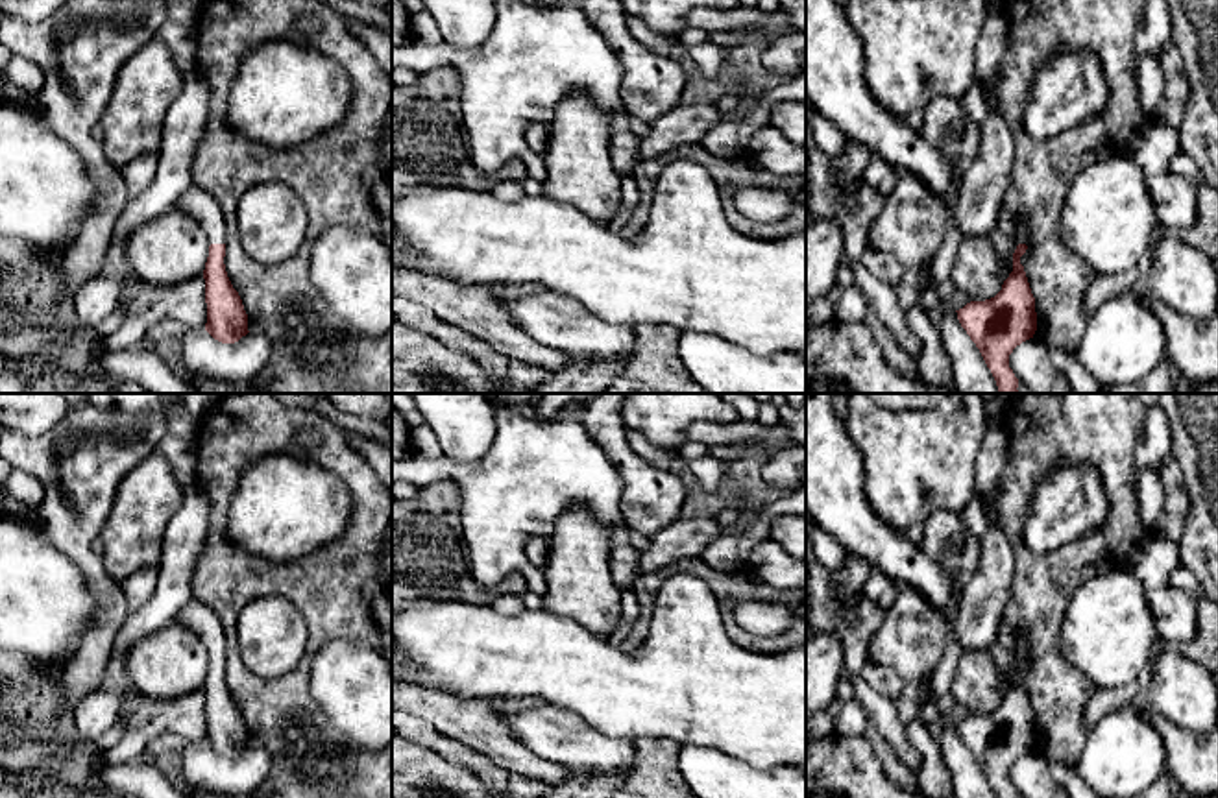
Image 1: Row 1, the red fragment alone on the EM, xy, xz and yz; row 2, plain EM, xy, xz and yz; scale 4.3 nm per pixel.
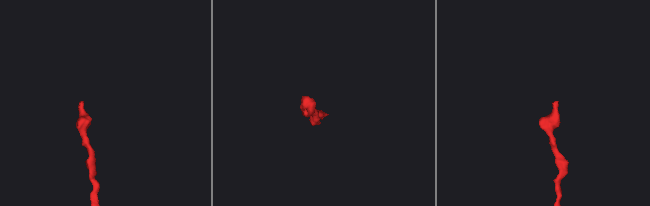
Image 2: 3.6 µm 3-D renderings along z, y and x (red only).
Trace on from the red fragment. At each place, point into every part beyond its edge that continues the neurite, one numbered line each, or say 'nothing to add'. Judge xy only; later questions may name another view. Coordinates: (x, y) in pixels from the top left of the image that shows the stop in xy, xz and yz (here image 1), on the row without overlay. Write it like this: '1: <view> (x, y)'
1: xy (198, 617)

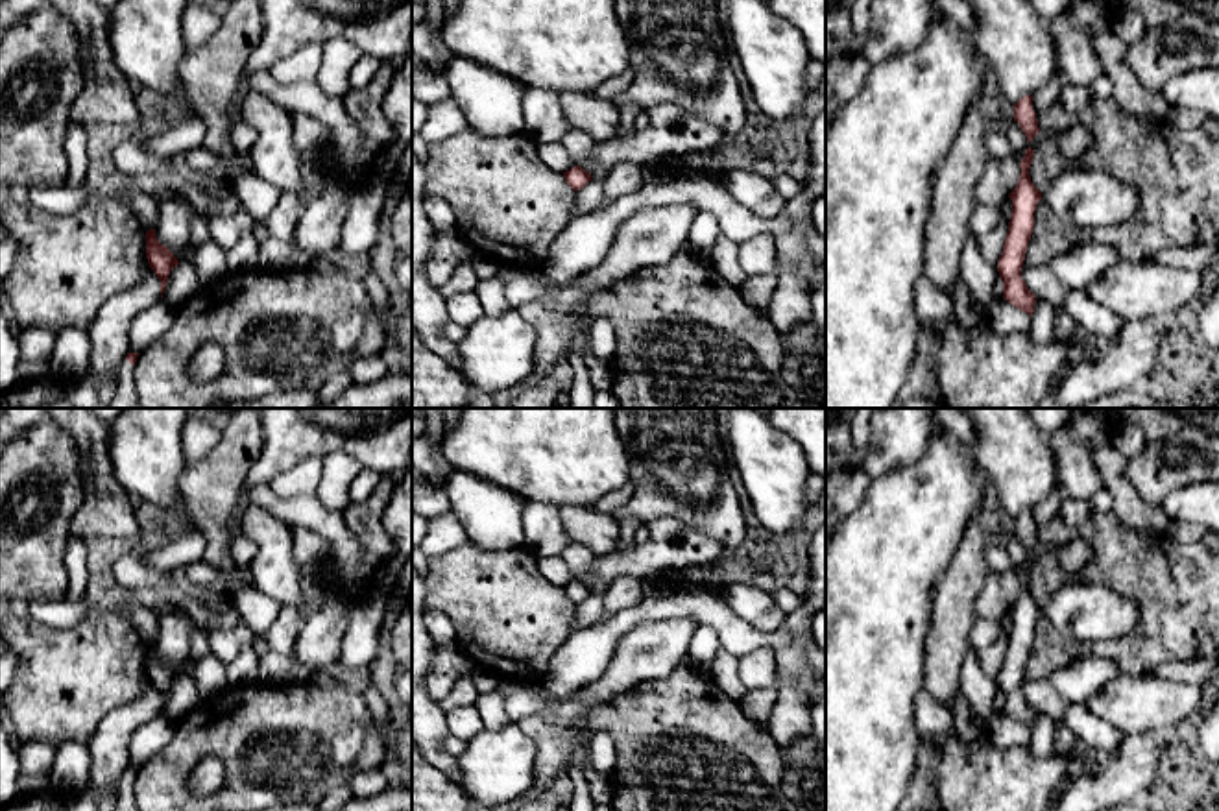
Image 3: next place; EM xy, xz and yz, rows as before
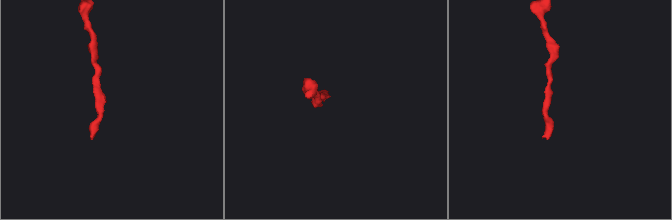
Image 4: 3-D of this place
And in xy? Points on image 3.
1: xy (126, 797)

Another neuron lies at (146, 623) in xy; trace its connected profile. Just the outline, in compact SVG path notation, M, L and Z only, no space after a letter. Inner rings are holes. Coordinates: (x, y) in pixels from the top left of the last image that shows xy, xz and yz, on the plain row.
M135 602L124 604L126 617L133 623L140 634L144 645L155 643L159 637L159 619Z

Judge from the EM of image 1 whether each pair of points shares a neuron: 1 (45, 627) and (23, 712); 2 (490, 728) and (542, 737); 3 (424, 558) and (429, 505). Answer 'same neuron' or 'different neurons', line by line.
1: different neurons
2: different neurons
3: same neuron

